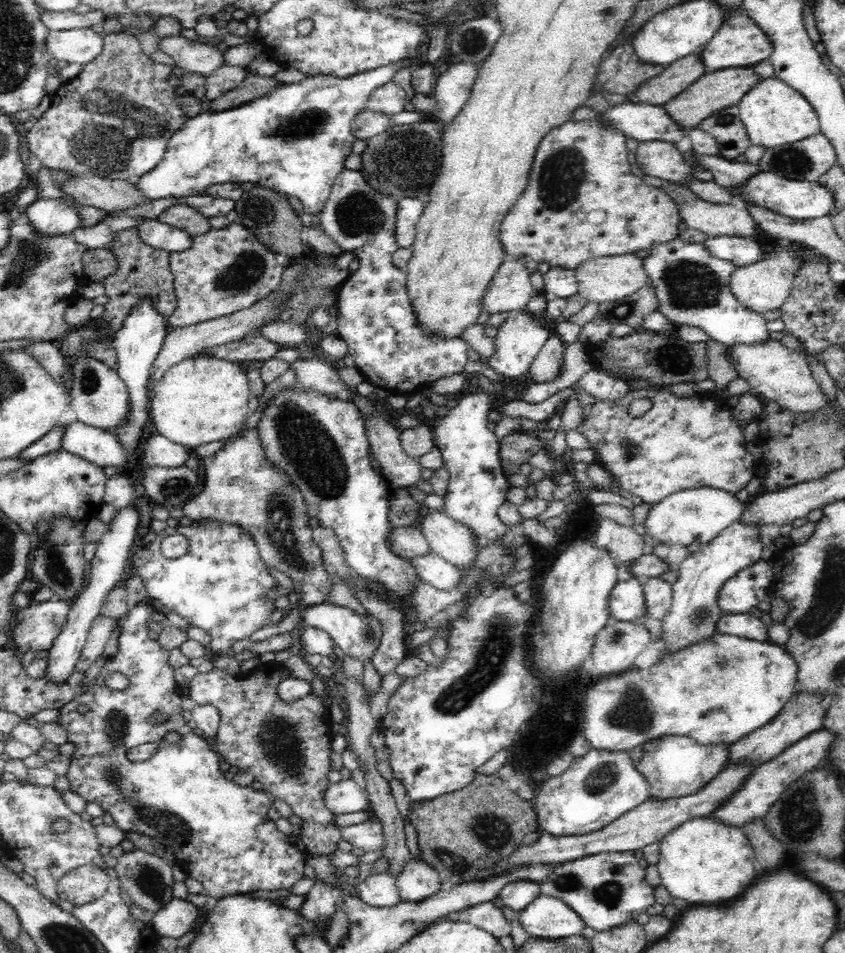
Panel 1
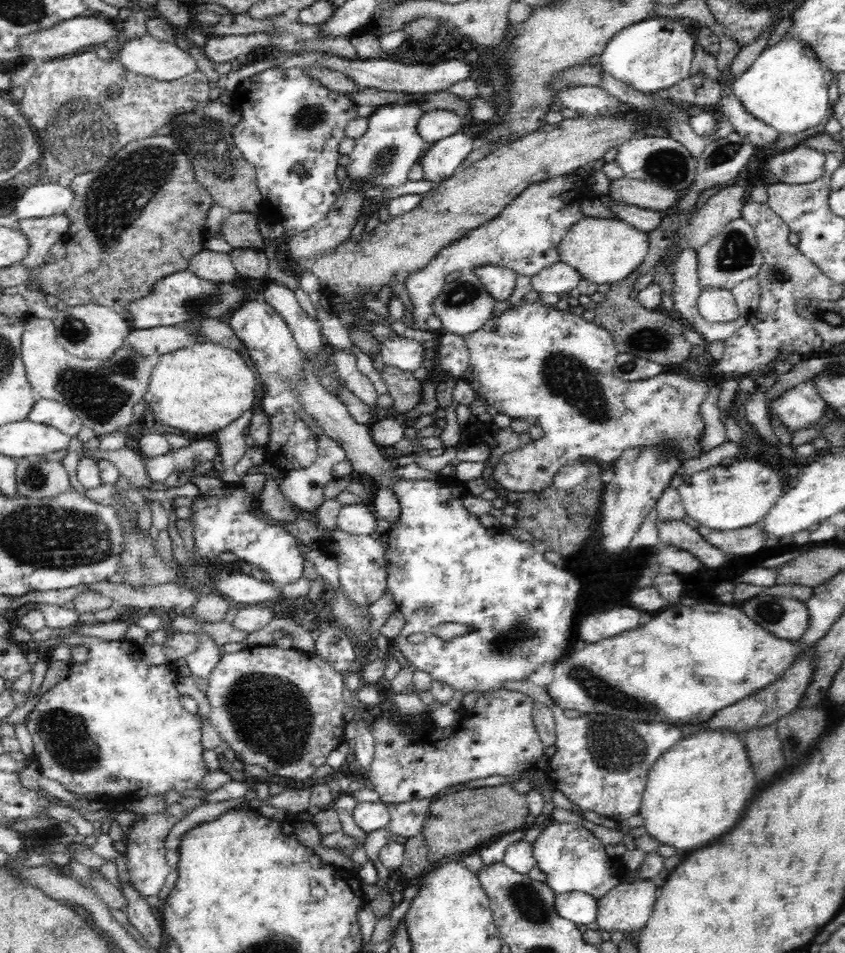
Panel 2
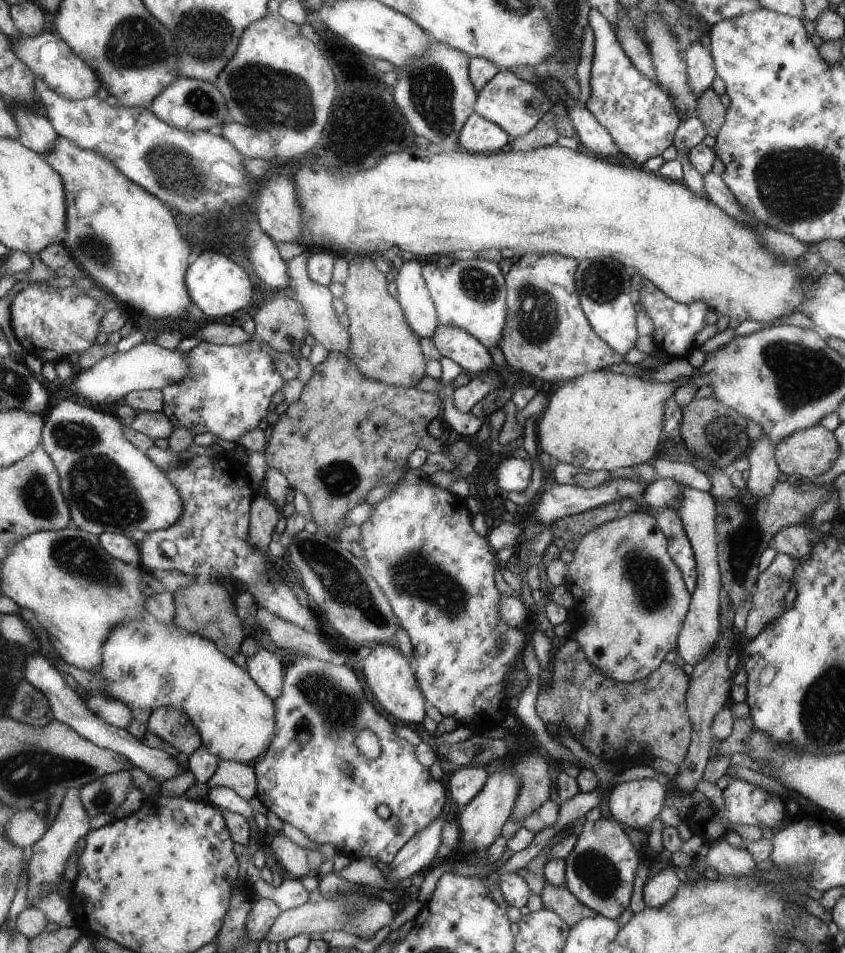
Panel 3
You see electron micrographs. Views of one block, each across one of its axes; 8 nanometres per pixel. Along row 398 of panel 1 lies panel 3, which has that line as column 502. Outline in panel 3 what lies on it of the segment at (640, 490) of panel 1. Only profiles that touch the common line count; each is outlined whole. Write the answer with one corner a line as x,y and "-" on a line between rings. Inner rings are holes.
429,481
426,484
400,486
388,498
374,506
375,511
372,518
361,525
362,535
359,543
362,545
363,553
365,554
364,560
371,568
372,576
382,587
393,613
399,620
399,624
410,637
411,645
413,646
411,661
413,662
414,670
417,671
422,694
425,695
425,698
430,701
434,708
438,708
443,717
452,716
458,722
458,725
470,727
474,734
487,735
492,730
501,728
504,719
508,716
507,688
504,688
506,686
506,674
512,672
516,664
519,664
520,668
520,658
523,658
522,650
527,645
527,638
524,638
524,633
522,633
521,629
506,624
500,616
499,604
502,594
496,588
496,568
498,568
500,558
496,558
497,554
490,554
490,546
488,546
486,538
480,538
480,535
474,532
472,526
473,516
466,507
466,500
453,495
449,490
440,490
440,488
435,487
-
500,636
504,636
504,640
506,640
502,650
499,650
498,646
496,646

